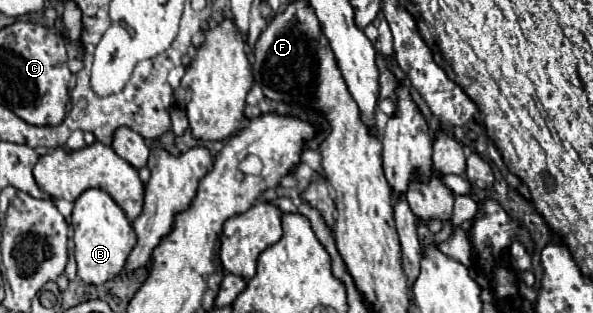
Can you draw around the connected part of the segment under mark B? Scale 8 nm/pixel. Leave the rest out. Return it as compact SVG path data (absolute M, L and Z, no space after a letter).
M88 189L74 201L72 229L74 229L74 245L76 245L74 255L78 263L78 277L90 285L100 285L114 279L124 269L130 251L138 241L124 211L112 201L108 193L100 189Z

